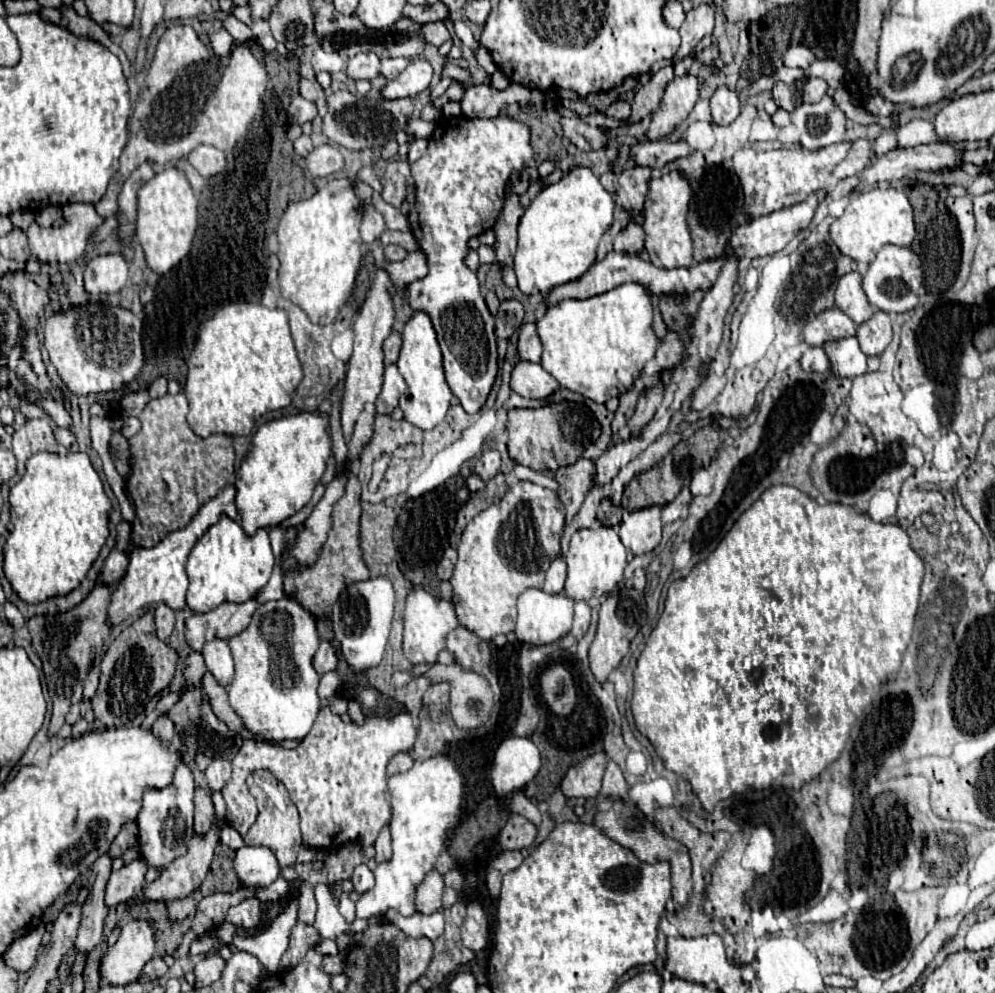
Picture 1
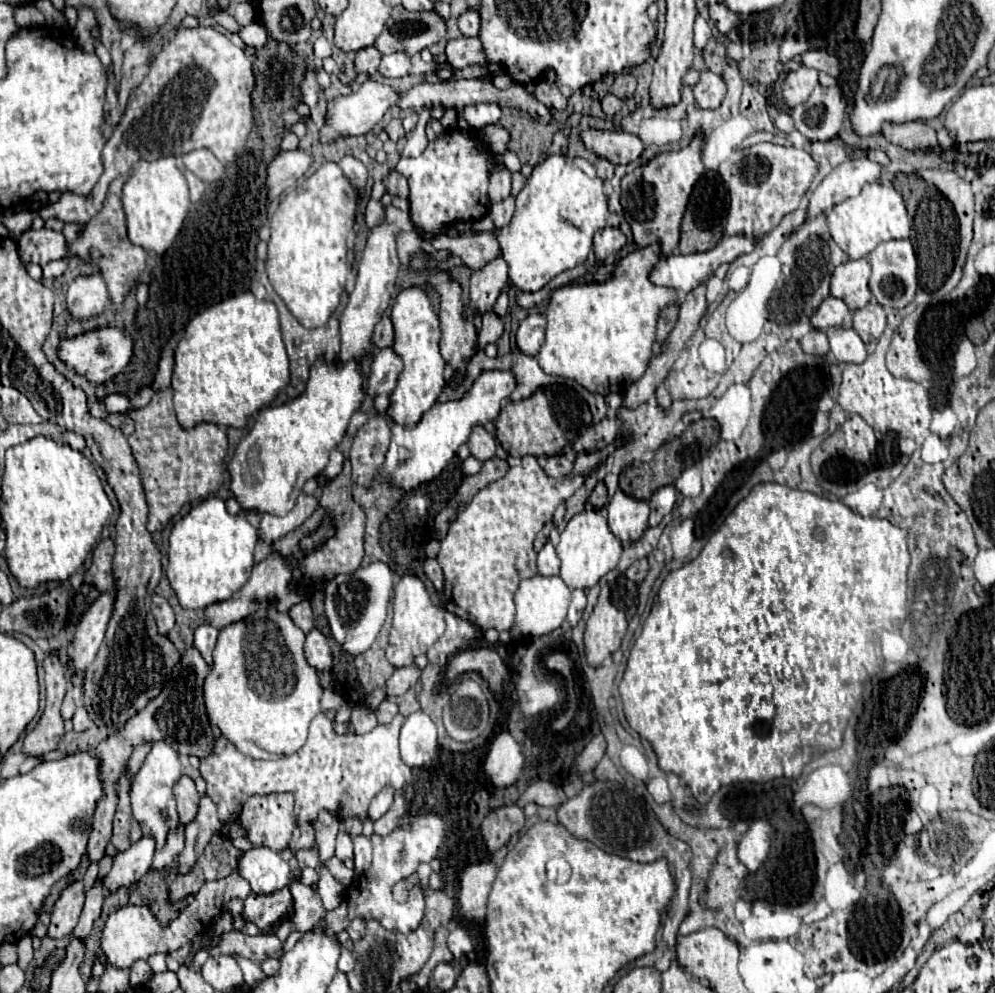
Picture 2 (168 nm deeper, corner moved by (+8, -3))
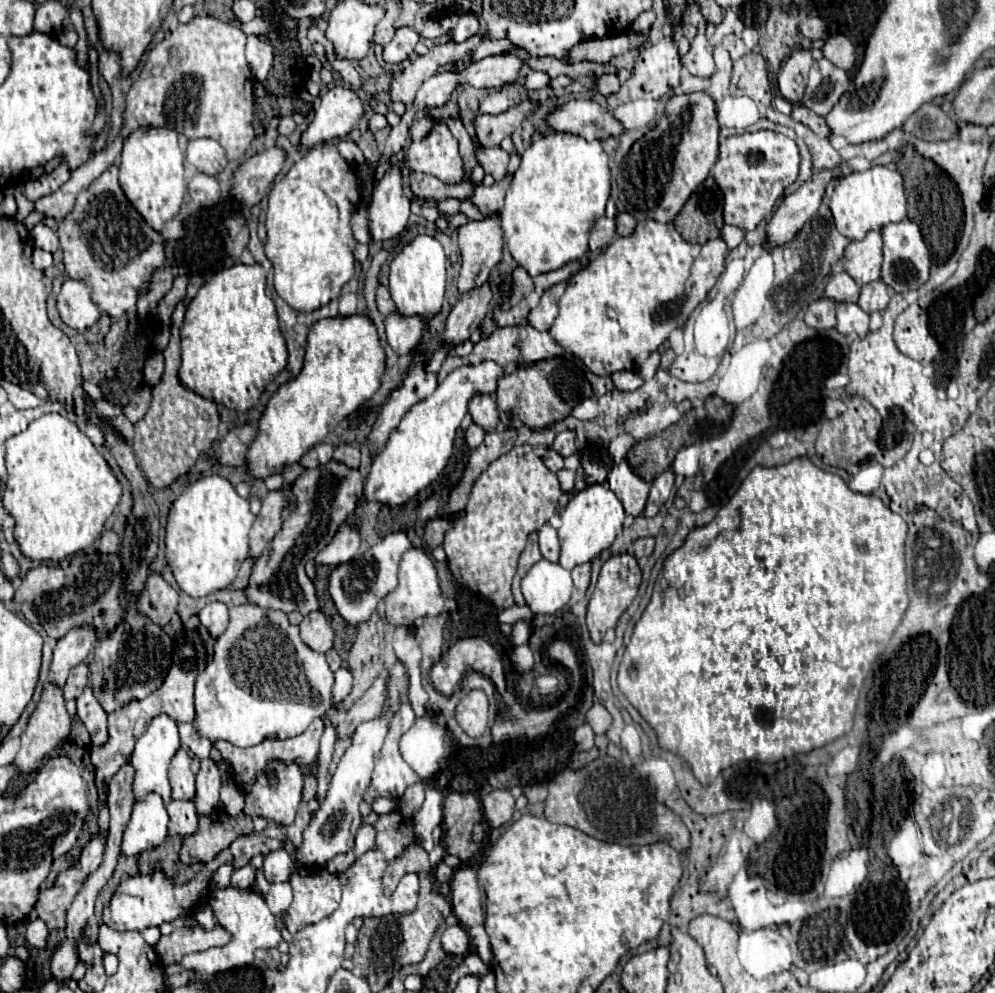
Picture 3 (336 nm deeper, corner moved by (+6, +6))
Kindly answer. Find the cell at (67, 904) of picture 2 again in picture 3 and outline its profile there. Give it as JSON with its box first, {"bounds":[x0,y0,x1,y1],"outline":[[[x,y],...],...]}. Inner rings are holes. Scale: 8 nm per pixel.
{"bounds":[79,832,105,872],"outline":[[[97,832],[91,836],[91,840],[81,852],[81,860],[79,860],[81,868],[85,868],[85,872],[95,872],[103,862],[103,852],[105,852],[105,836]]]}

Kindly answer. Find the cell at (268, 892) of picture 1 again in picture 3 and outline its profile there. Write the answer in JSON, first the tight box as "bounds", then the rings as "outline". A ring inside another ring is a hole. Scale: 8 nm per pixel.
{"bounds":[285,868,341,934],"outline":[[[299,868],[293,872],[289,884],[295,898],[287,910],[285,926],[291,934],[327,918],[341,900],[339,876],[329,874],[325,868]]]}

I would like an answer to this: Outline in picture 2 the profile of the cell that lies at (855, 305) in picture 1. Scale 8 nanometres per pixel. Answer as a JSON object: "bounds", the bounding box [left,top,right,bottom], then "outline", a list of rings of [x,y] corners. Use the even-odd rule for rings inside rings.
{"bounds":[831,259,871,311],"outline":[[[867,259],[847,261],[839,265],[831,275],[831,295],[843,299],[849,311],[863,309],[871,301],[871,293],[867,287],[869,273],[871,267]]]}

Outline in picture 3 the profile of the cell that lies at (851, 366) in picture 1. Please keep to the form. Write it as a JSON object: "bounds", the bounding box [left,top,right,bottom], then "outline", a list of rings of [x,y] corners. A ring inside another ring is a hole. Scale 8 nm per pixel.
{"bounds":[837,302,869,336],"outline":[[[839,302],[837,304],[837,330],[845,336],[865,336],[869,332],[869,314],[859,304]]]}

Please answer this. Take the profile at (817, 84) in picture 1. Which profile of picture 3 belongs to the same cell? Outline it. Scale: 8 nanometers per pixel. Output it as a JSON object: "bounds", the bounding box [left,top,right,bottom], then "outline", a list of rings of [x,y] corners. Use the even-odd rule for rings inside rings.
{"bounds":[777,50,813,102],"outline":[[[795,50],[783,62],[779,78],[777,78],[779,92],[783,98],[787,98],[791,102],[801,102],[811,64],[813,64],[813,58],[811,58],[809,50]]]}

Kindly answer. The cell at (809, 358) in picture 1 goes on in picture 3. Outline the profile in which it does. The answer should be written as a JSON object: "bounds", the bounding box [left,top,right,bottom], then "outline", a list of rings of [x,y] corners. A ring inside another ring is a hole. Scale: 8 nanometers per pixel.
{"bounds":[805,296,835,330],"outline":[[[825,296],[819,300],[813,300],[805,312],[805,322],[817,330],[833,328],[835,326],[835,300],[825,298]]]}

